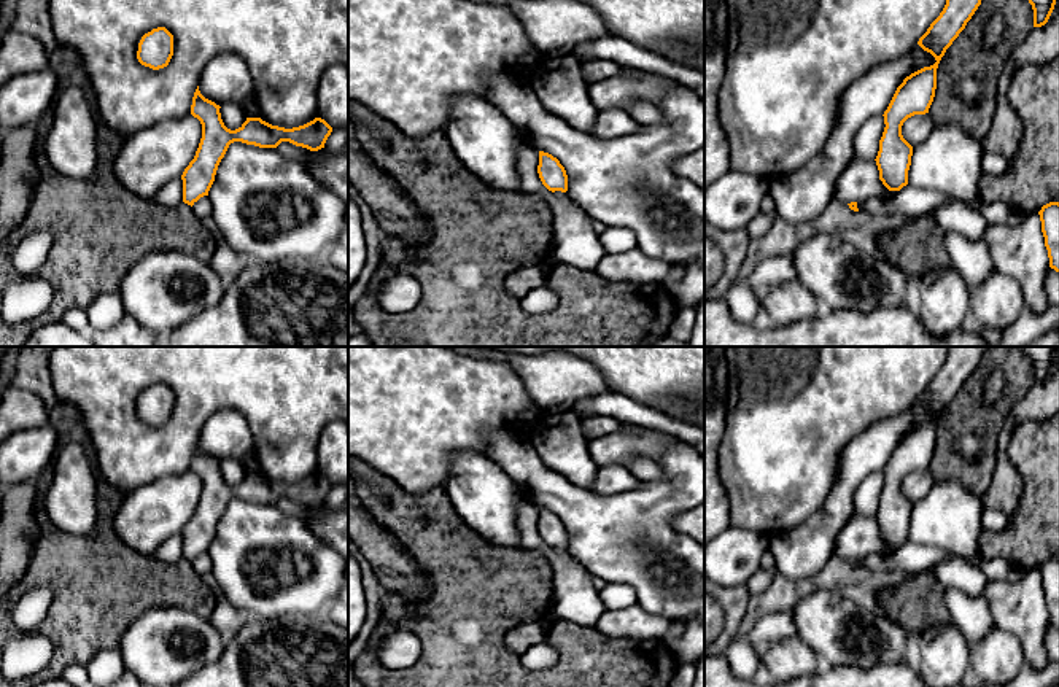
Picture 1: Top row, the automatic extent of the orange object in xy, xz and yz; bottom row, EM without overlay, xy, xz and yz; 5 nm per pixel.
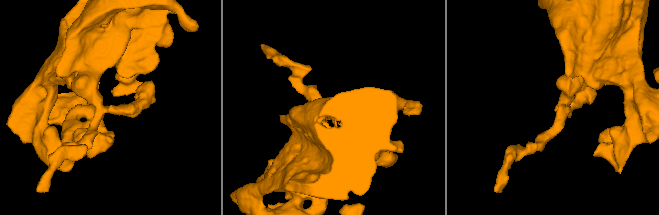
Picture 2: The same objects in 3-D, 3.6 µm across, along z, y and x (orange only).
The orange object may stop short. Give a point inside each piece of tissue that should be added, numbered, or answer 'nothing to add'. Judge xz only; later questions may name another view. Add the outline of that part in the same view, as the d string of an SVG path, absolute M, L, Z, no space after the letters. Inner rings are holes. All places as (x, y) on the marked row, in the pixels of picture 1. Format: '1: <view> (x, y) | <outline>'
nothing to add

